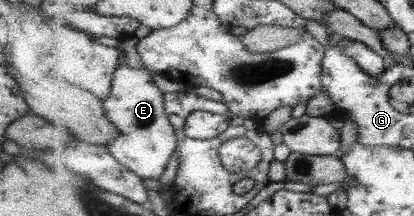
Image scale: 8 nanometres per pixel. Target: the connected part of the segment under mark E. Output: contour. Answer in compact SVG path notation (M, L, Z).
M122 64L114 74L111 94L103 101L108 119L121 131L121 136L110 142L109 152L128 169L146 179L160 179L168 167L168 159L179 147L165 109L165 93L156 85L153 74L146 68L130 68Z

